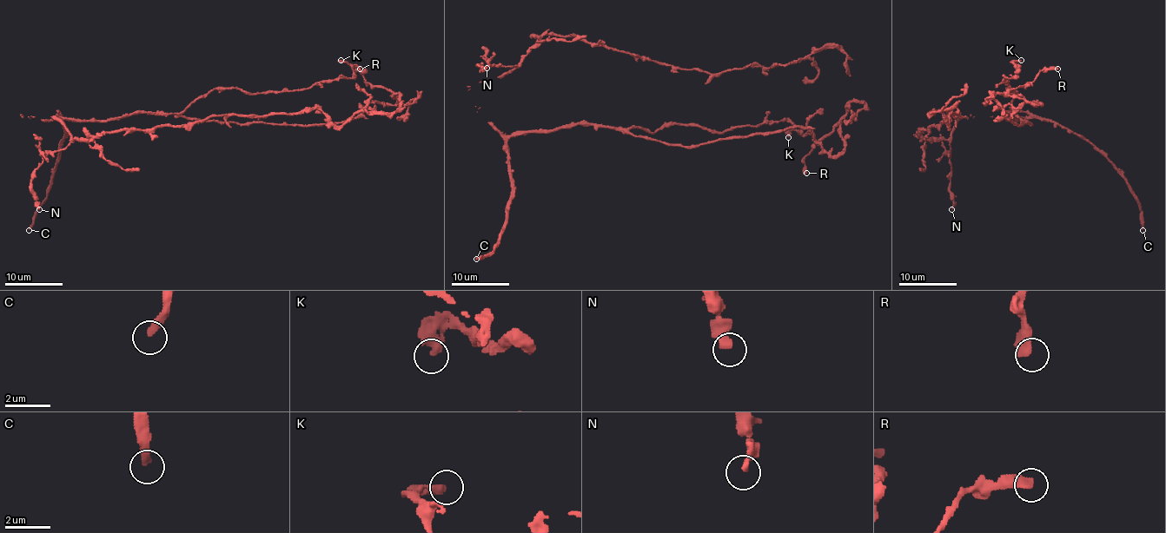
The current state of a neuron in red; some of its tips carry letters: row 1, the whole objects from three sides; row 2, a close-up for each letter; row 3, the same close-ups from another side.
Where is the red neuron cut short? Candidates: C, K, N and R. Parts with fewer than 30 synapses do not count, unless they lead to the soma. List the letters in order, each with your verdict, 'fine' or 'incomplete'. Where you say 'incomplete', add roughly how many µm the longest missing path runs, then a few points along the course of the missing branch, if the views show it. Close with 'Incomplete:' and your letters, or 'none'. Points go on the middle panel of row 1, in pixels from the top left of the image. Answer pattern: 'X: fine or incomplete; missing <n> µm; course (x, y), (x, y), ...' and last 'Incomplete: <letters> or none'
C: incomplete; missing 300 µm
K: fine
N: fine
R: fine
Incomplete: C

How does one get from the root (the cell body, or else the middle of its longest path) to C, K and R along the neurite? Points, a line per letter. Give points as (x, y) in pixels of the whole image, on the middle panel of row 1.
C: (844, 142), (830, 155), (802, 127), (693, 146), (580, 124), (517, 131), (506, 142), (506, 224), (476, 259)
K: (844, 142), (830, 155), (802, 127), (693, 146), (628, 131), (786, 121), (801, 129), (788, 137)
R: (844, 142), (838, 125), (804, 157), (806, 173)

